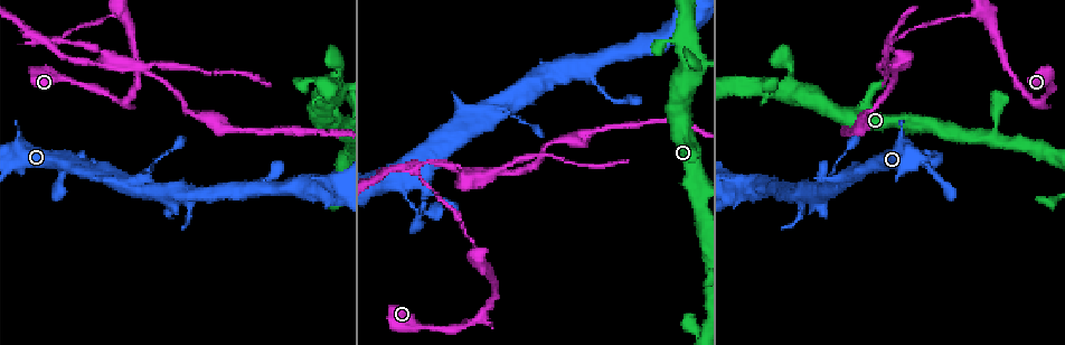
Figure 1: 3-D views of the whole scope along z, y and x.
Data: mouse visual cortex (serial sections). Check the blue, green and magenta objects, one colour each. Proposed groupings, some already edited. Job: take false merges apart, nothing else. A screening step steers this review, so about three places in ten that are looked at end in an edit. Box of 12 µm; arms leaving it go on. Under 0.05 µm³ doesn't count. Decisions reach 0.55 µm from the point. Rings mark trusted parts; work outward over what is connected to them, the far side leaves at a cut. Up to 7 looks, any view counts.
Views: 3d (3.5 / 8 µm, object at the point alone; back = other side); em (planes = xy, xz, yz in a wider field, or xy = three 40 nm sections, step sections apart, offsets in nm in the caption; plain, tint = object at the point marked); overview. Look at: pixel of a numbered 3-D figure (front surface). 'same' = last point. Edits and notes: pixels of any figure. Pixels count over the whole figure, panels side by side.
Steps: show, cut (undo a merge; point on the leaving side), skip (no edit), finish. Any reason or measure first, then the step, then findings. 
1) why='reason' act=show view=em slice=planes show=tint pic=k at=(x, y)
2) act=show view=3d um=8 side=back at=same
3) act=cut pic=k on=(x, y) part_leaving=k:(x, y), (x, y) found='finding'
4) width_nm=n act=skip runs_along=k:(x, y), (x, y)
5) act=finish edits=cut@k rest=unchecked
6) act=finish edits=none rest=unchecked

act=show view=3d um=3.5 side=back pic=1 at=(1037, 104)

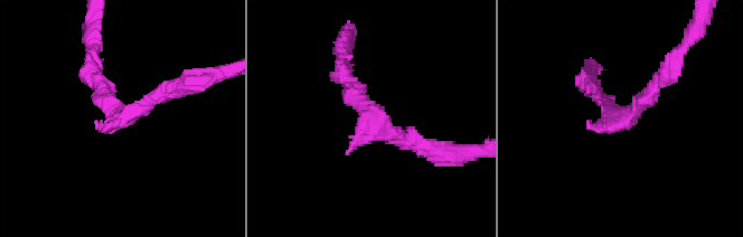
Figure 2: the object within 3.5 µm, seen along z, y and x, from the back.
why='shape alone is not enough' act=show view=em slice=xy step=3 show=tint pic=2 at=(621, 117)

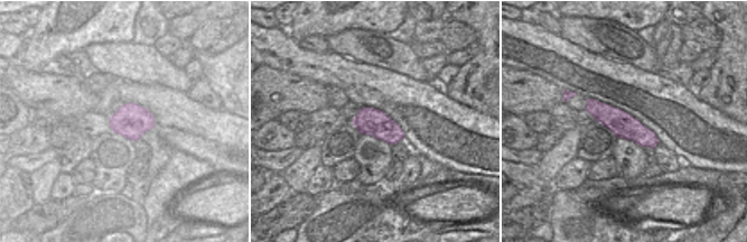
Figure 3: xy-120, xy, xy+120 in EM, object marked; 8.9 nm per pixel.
width_nm=240 act=skip runs_along=2:(436, 151), (377, 122), (344, 74) found='one cell here'

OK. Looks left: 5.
why='abrupt turn' act=show view=3d um=3.5 pic=1 at=(426, 191)

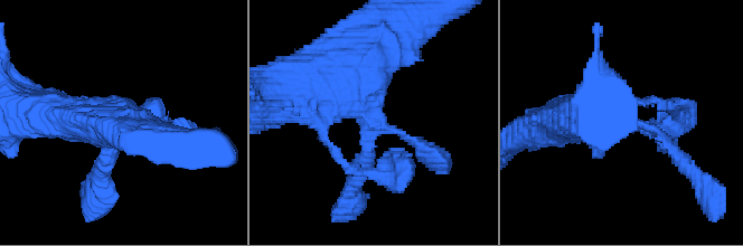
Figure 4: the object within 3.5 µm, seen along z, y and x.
arms=3 arm_widths_nm=150,200,500 why='need the tissue' act=show view=em slice=planes show=tint pic=4 at=(369, 123)

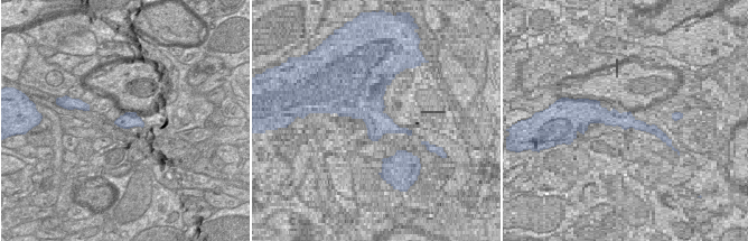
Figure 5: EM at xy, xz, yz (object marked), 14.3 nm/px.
act=skip runs_along=4:(307, 75), (410, 138), (410, 158) found='one cell here'

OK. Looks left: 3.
why='branch point' act=show view=3d um=8 pic=1 at=(118, 11)

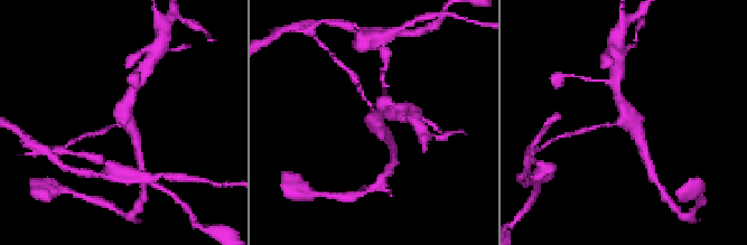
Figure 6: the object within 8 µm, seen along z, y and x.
why='zoom in' act=show view=3d um=3.5 pic=6 at=(124, 118)

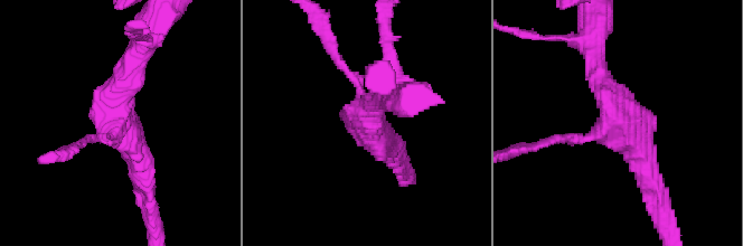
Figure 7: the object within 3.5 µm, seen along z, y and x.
arms=3 act=cut pic=7 on=(339, 62) part_leaving=7:(360, 94), (319, 28) found='two cells meet here'

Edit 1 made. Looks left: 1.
act=finish edits=cut@7 rest=unchecked

